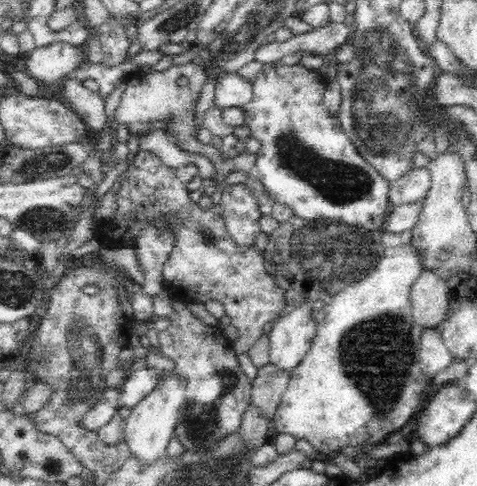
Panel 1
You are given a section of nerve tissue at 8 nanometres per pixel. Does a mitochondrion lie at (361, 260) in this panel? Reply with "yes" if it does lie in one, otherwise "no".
yes

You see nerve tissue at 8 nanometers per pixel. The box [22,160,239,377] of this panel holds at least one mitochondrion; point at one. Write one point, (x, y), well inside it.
(204, 233)

